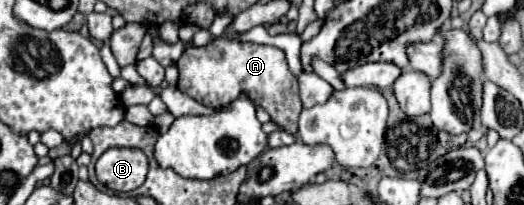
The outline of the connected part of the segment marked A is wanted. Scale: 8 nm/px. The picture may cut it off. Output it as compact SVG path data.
M217 37L205 47L187 47L177 61L177 69L177 89L205 107L221 107L245 91L255 105L263 107L271 115L271 121L279 123L289 133L297 131L297 119L303 109L299 101L297 77L289 71L285 53L279 47Z

